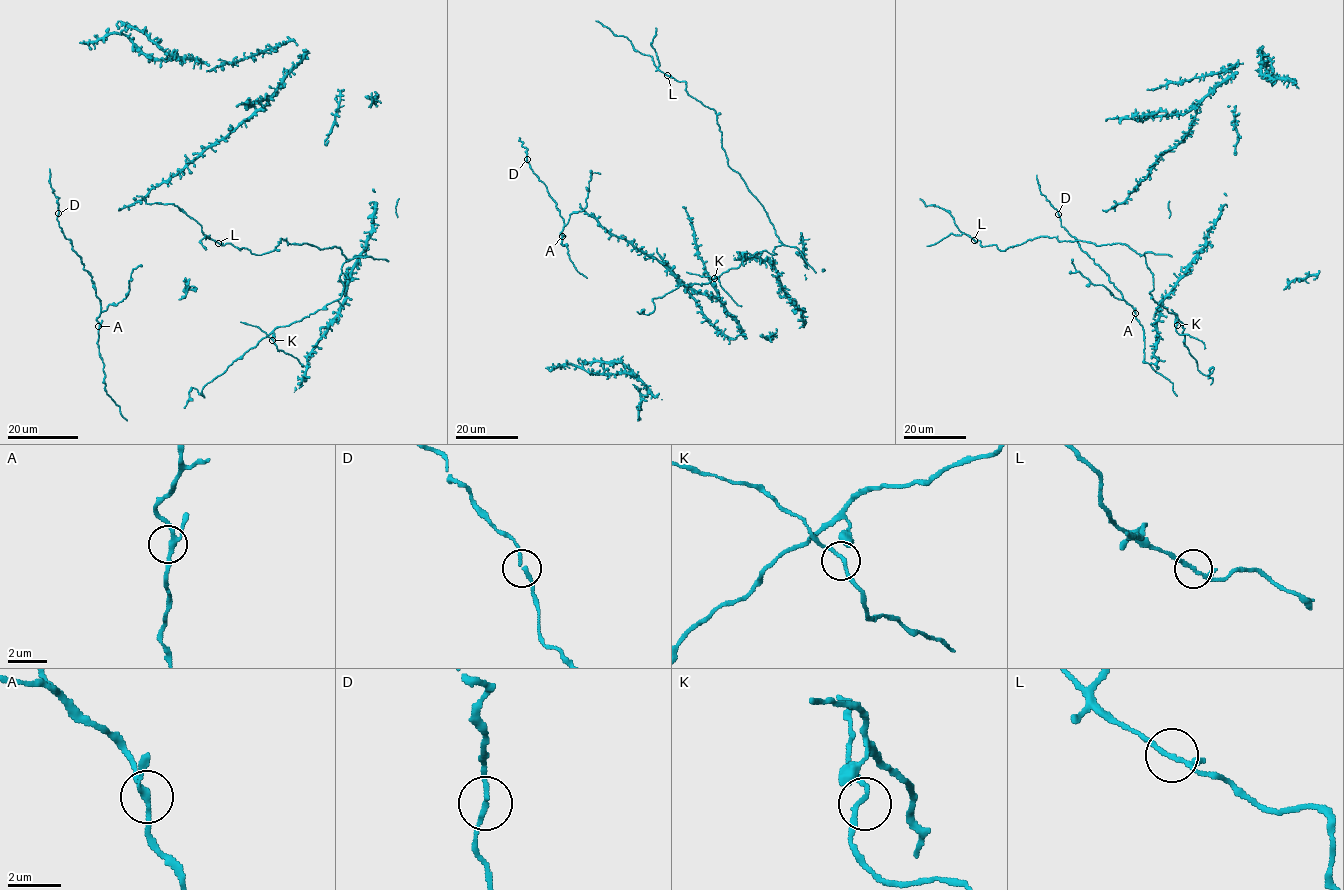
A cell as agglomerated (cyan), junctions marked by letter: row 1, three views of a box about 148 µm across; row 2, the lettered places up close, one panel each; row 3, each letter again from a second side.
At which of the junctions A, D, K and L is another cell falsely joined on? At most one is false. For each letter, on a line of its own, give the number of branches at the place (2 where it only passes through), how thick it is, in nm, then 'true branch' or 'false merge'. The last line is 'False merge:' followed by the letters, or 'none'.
A: 3 branches meet; 200 nm thick; true branch
D: 2 branches meet; 160 nm thick; true branch
K: 3 branches meet; 130 nm thick; true branch
L: 3 branches meet; 140 nm thick; true branch
False merge: none

